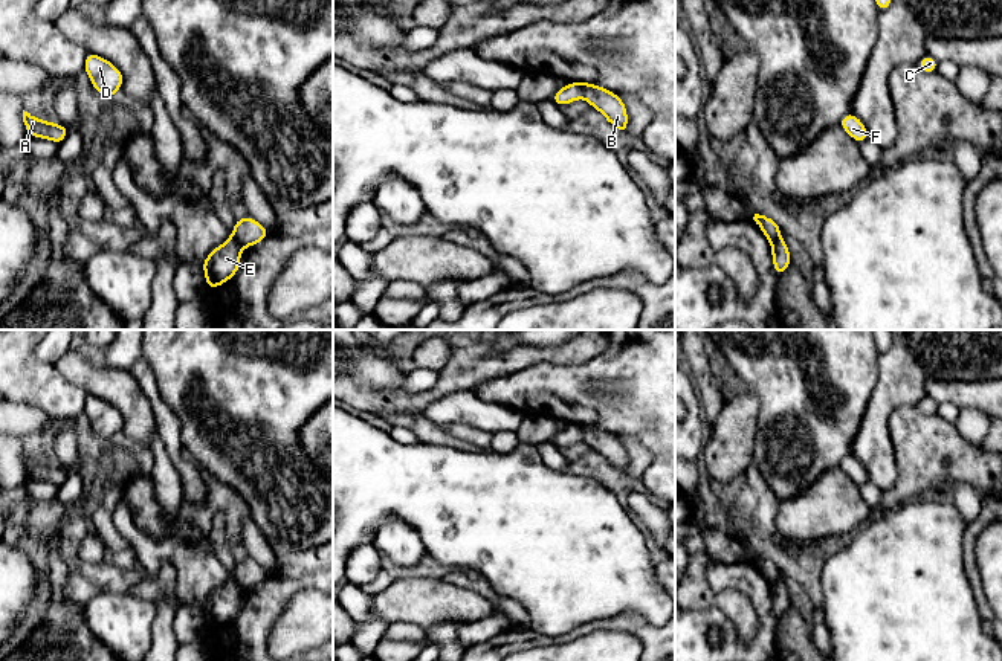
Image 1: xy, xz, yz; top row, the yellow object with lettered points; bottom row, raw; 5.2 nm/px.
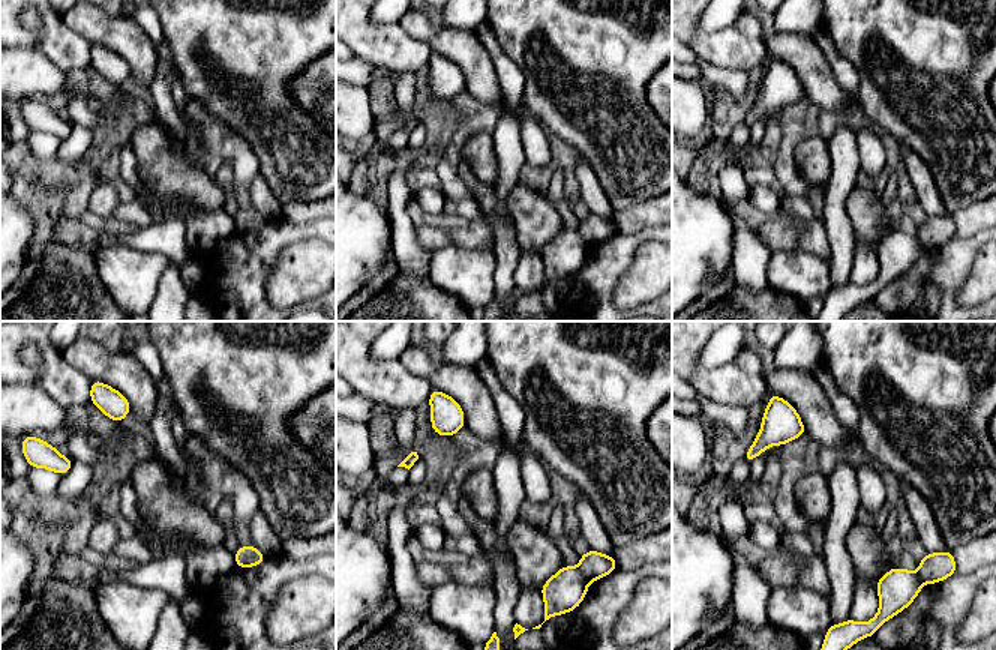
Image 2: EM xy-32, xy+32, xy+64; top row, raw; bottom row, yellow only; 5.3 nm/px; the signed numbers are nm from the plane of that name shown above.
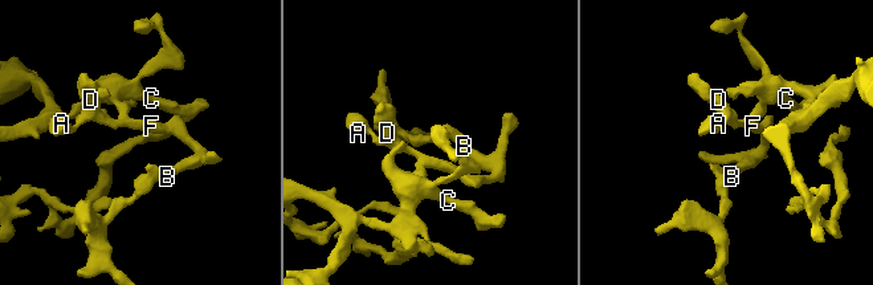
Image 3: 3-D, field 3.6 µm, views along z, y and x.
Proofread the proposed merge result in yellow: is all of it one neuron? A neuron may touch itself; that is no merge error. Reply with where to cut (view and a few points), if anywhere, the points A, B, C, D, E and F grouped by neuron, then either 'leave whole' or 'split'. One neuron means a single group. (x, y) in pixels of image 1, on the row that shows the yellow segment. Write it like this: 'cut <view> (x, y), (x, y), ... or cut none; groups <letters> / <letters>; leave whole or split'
cut xz (579, 83), (584, 96); groups A B C D F / E; split

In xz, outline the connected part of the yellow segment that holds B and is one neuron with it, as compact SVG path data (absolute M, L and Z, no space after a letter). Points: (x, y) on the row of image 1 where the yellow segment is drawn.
M580 82L583 99L603 114L620 133L628 133L628 110L622 98L591 82Z

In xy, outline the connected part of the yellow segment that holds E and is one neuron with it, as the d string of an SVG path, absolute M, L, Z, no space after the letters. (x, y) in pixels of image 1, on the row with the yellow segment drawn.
M234 235L212 249L202 263L208 289L217 289L237 275L240 269L243 246Z

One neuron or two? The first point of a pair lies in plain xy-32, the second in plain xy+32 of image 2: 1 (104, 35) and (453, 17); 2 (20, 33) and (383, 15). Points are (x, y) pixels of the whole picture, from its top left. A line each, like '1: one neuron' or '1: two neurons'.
1: two neurons
2: two neurons

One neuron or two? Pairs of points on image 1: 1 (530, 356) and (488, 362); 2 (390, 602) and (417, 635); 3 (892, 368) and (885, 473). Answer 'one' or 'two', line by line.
1: one
2: two
3: one

